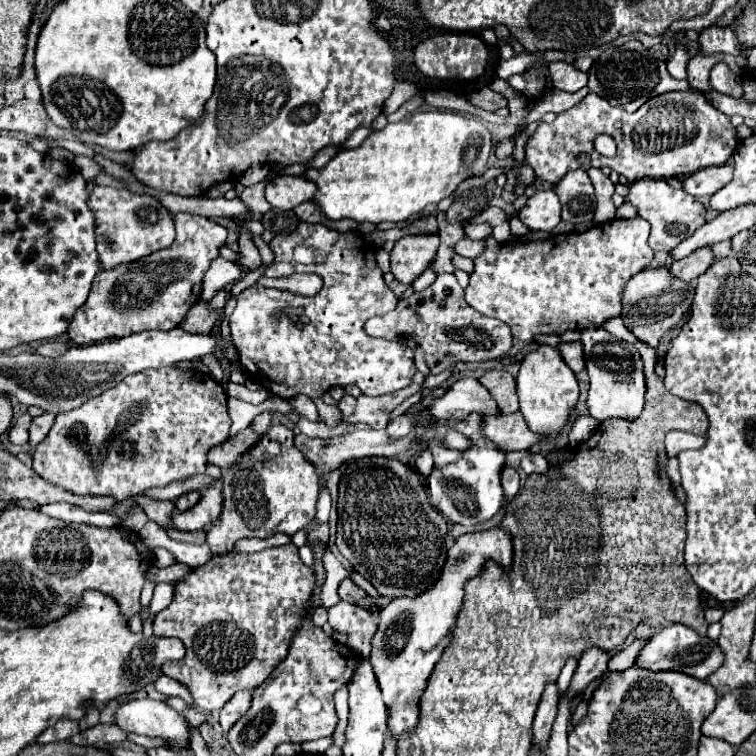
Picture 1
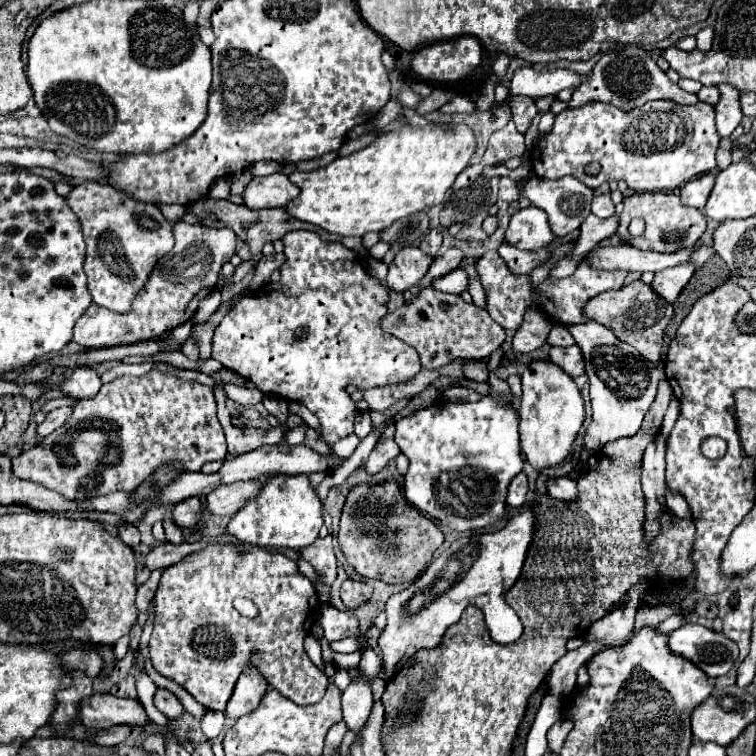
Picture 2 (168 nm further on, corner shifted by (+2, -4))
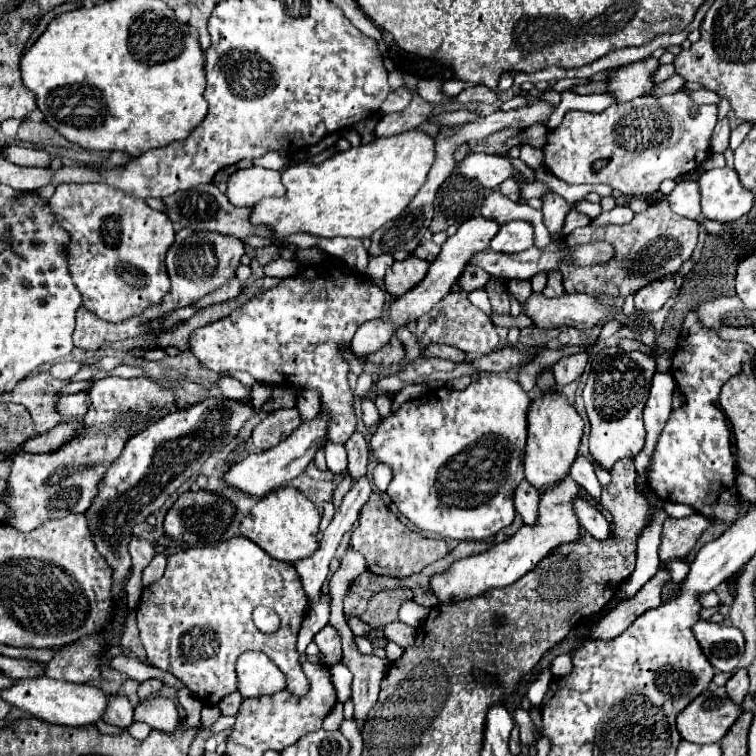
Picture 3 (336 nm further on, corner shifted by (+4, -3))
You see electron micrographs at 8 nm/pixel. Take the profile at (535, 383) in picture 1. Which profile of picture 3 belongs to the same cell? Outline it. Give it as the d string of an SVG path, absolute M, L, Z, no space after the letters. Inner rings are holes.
M557 391L533 399L527 411L527 445L525 445L525 479L537 489L559 483L573 465L583 437L583 419L567 397Z

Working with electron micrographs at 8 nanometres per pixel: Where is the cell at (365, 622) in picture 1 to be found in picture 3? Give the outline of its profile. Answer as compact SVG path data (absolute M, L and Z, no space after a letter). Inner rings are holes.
M325 625L313 639L317 643L317 647L325 653L329 665L335 665L341 657L341 635L337 633L337 629L333 629L333 625Z

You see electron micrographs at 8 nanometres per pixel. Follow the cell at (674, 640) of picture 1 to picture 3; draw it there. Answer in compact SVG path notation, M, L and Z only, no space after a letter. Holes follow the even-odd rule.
M697 621L693 635L701 645L701 651L717 671L735 671L745 649L743 633L729 625L717 625L711 621Z

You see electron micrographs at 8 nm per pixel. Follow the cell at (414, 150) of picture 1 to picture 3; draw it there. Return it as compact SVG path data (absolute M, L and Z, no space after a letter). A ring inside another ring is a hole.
M413 129L409 133L375 139L371 143L335 153L319 165L301 163L287 167L283 171L283 185L287 187L285 197L271 197L259 201L253 207L251 221L255 225L271 225L275 239L283 239L291 233L309 233L315 237L371 237L373 231L397 217L425 185L427 173L435 161L435 151L427 147L423 149L425 137L427 135L423 131Z

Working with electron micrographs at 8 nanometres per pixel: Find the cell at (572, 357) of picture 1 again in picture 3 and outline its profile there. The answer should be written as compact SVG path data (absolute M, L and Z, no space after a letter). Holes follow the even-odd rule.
M585 351L581 353L573 353L573 355L565 355L561 357L555 365L553 365L553 377L557 381L559 387L575 381L577 377L581 377L581 373L585 371L585 365L589 361L589 355Z

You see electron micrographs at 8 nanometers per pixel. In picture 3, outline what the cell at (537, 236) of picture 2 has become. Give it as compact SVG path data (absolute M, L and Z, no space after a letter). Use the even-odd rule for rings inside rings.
M509 221L493 237L491 249L501 253L521 253L533 247L533 243L535 243L535 233L529 221Z

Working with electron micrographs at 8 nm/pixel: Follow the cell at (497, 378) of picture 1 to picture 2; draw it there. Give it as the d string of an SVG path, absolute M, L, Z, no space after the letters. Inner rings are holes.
M465 362L463 374L467 380L475 380L475 382L487 382L489 378L489 370L483 362Z

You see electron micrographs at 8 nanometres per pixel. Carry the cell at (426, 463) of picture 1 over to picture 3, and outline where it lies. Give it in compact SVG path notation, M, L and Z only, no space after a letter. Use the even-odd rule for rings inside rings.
M379 463L379 465L375 467L375 471L373 471L373 483L377 485L379 491L385 491L385 489L387 489L391 477L393 477L393 471L389 469L389 465L381 465L381 463Z

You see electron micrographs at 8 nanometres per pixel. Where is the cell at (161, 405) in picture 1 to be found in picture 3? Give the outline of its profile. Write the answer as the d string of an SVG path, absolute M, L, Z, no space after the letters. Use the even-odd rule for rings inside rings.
M107 377L97 381L89 393L91 405L85 413L85 427L65 445L49 453L27 453L17 451L11 457L11 475L9 475L9 497L5 503L13 509L13 517L7 521L19 531L27 533L47 519L61 519L69 513L85 513L97 497L99 483L103 481L109 465L117 461L125 441L133 437L133 427L137 417L147 421L159 421L169 413L177 413L177 395L169 385L161 385L149 377L121 379ZM125 415L125 417L123 417ZM119 419L119 427L113 429L113 423Z

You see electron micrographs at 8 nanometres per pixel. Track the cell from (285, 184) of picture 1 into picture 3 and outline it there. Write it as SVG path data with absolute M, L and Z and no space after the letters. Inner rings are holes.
M263 167L239 169L227 183L227 199L235 207L253 207L265 197L283 197L285 187L281 185L281 171Z

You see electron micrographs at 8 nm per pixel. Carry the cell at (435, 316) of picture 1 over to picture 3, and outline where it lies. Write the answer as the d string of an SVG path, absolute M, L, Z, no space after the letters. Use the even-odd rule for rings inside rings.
M449 291L437 305L433 305L433 309L429 313L425 313L425 317L417 319L415 337L423 349L431 343L443 343L443 345L453 345L453 347L461 349L467 355L473 355L473 353L487 355L487 353L495 351L499 345L499 335L497 335L491 319L481 309L477 309L467 299L465 293L459 293L459 291Z

